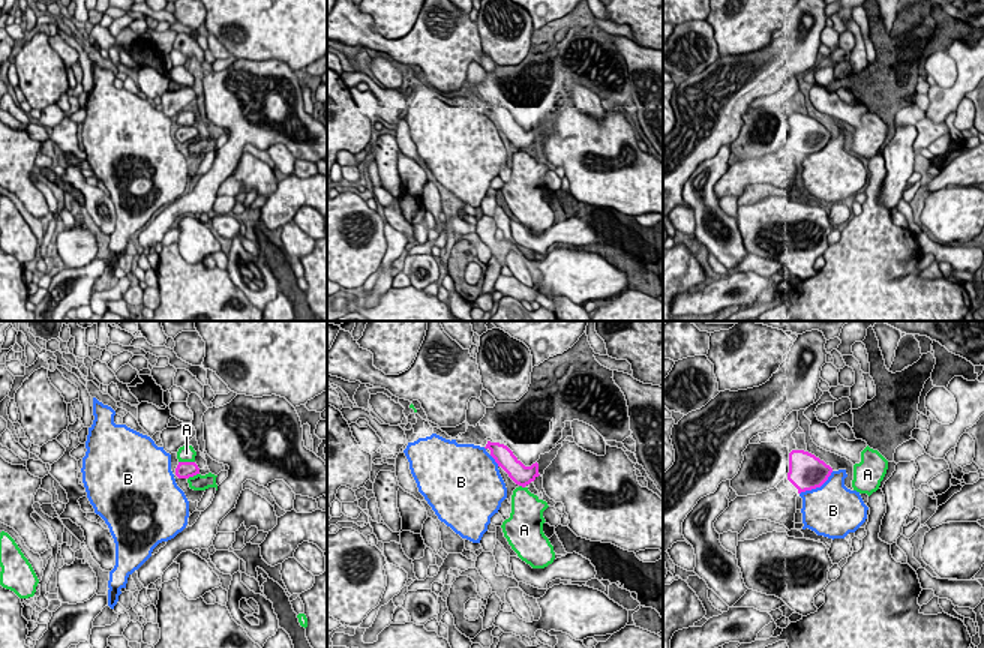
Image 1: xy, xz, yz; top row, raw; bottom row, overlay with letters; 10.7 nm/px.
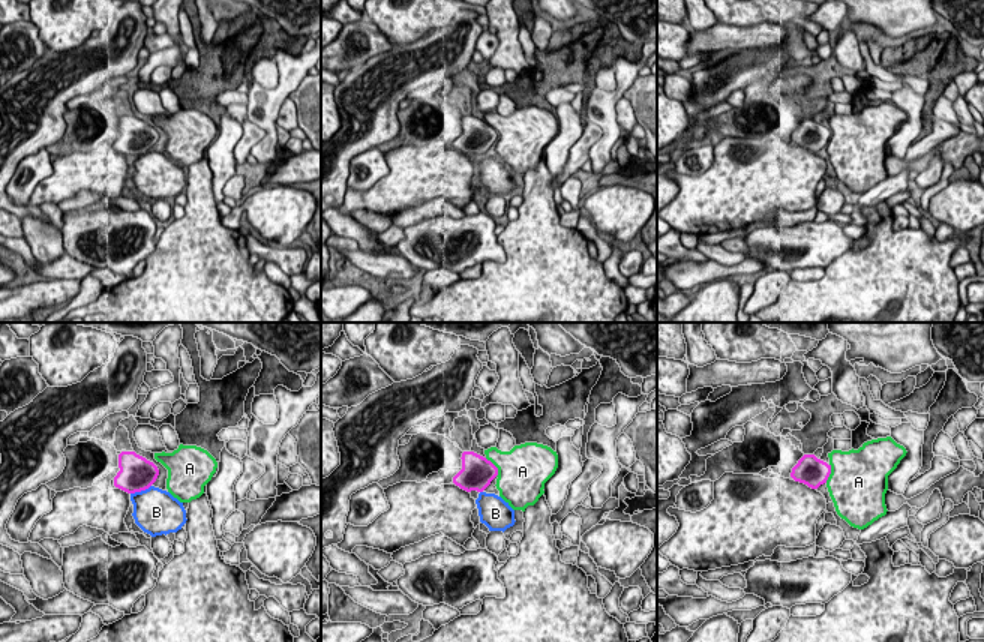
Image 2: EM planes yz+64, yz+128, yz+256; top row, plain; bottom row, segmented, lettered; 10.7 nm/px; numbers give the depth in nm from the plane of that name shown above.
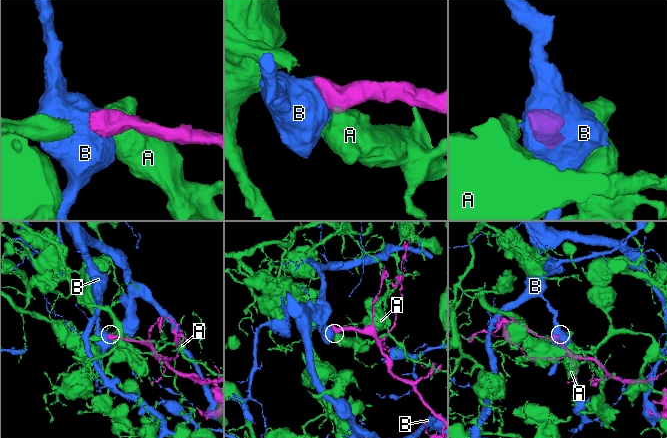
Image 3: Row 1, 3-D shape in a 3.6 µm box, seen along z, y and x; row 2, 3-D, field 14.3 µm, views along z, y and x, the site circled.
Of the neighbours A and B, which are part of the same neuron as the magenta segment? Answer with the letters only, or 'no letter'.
A

